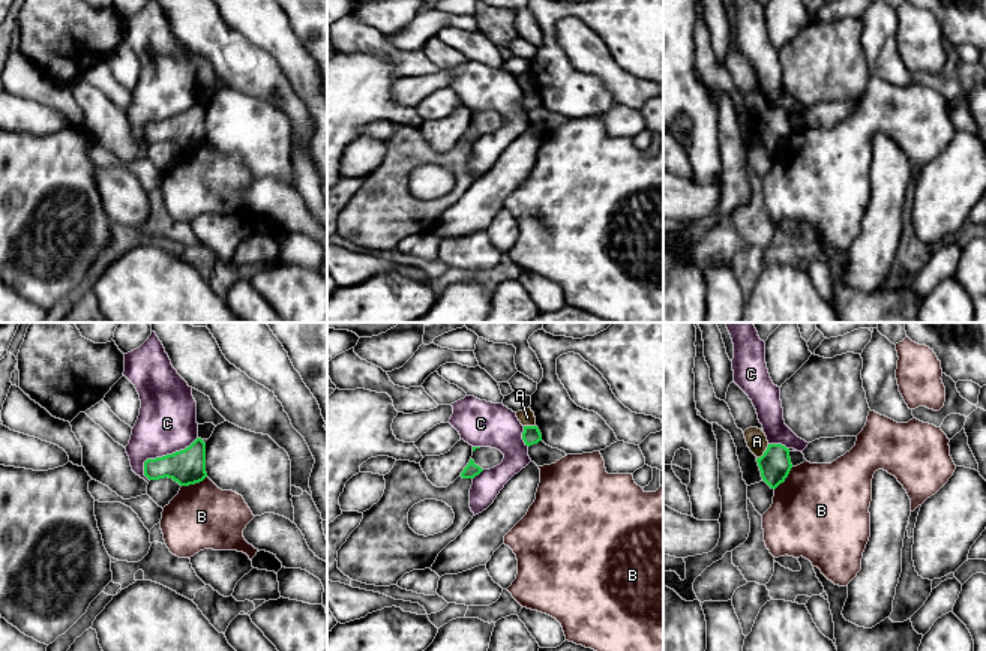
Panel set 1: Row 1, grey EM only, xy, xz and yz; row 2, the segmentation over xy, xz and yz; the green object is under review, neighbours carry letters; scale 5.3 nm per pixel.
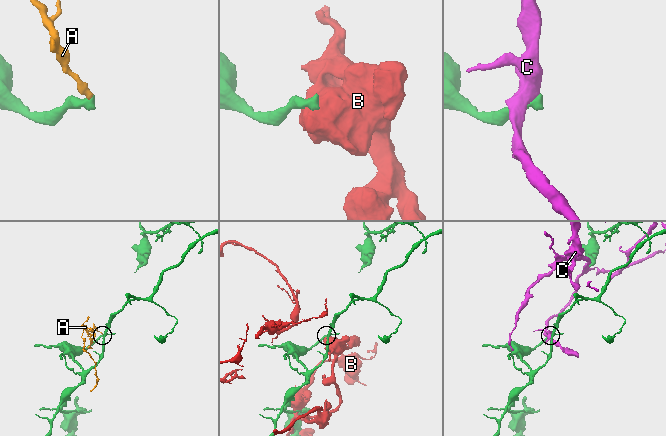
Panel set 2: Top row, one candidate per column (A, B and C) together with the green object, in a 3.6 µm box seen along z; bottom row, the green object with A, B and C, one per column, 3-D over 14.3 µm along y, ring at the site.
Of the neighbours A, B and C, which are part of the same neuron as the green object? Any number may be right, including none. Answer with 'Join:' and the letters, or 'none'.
Join: none

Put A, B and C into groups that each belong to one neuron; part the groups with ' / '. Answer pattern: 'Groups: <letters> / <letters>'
Groups: A / B / C

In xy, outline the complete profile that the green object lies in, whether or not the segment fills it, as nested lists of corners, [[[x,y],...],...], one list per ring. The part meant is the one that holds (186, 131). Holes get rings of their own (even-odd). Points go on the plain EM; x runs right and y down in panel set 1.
[[[197,102],[185,114],[144,126],[144,140],[149,144],[173,142],[180,150],[203,146],[206,136],[206,106]]]

